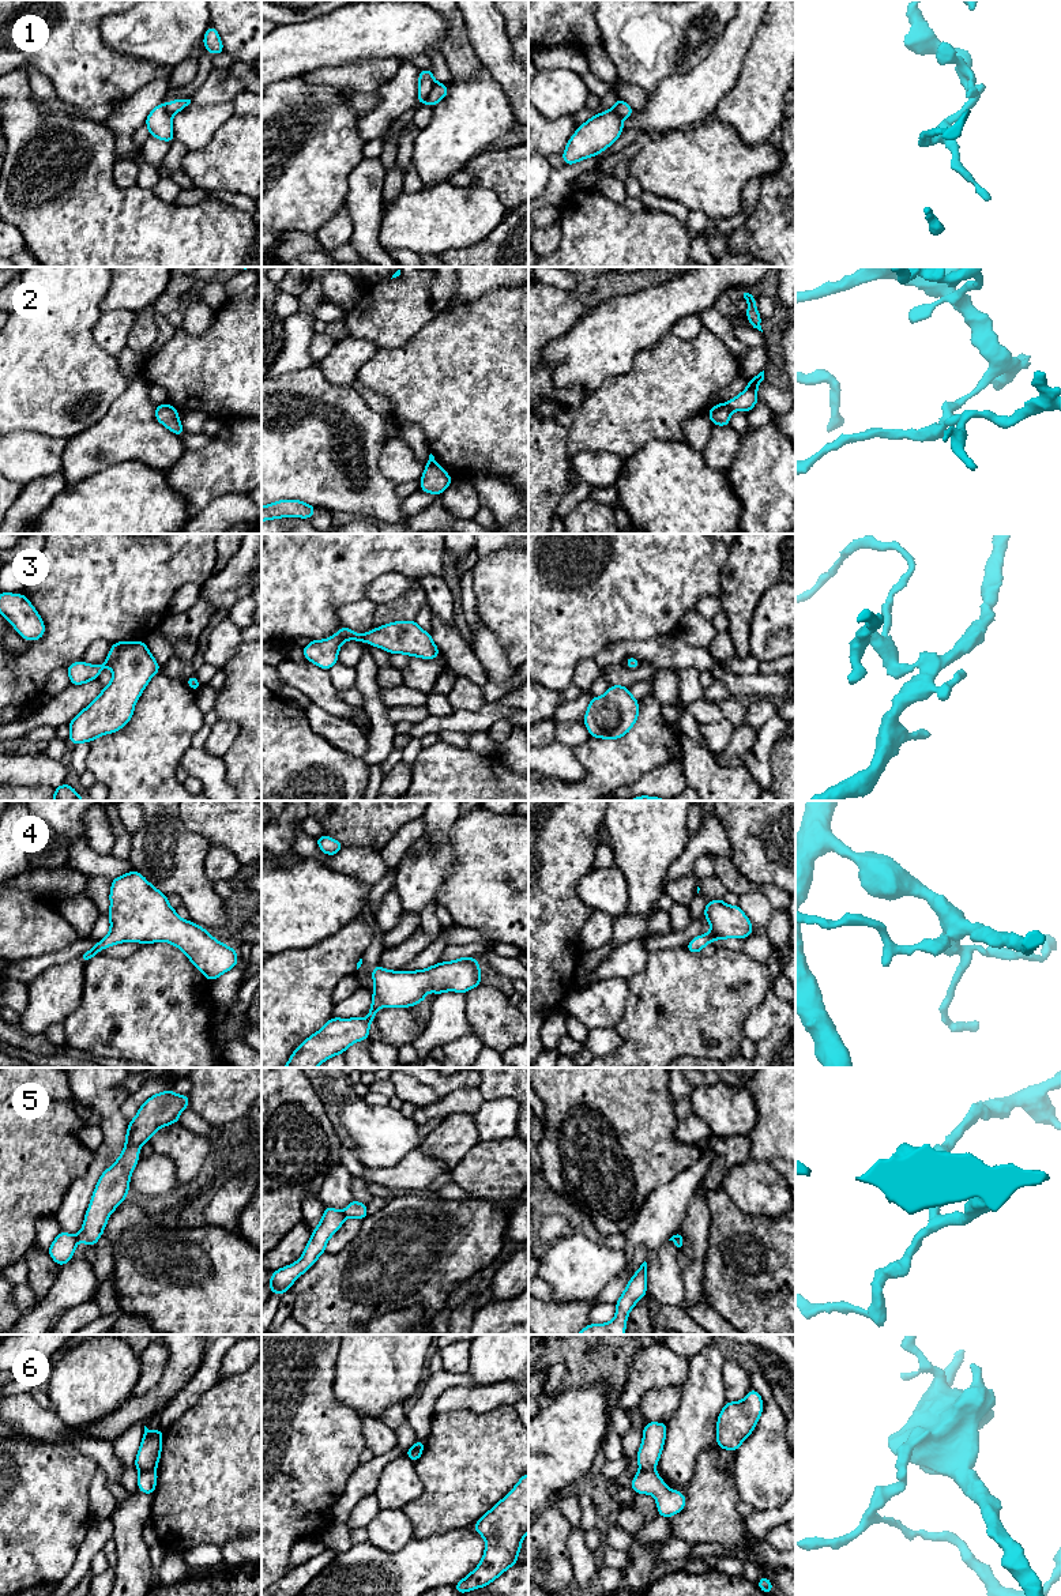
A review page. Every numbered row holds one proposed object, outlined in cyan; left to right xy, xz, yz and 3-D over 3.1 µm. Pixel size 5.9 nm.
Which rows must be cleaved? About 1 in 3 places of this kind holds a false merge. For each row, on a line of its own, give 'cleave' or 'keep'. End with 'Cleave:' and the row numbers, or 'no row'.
1: cleave
2: cleave
3: keep
4: keep
5: cleave
6: cleave
Cleave: 1, 2, 5, 6

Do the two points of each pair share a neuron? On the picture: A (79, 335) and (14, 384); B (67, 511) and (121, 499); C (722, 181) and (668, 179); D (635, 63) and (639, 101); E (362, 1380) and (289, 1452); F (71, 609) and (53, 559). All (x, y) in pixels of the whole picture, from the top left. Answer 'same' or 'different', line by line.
A: same
B: same
C: same
D: different
E: different
F: same

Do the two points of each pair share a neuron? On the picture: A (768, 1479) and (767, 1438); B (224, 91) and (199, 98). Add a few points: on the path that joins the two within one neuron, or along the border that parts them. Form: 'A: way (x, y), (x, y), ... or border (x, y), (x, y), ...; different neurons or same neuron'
A: way (767, 1470), (767, 1448); same neuron
B: way (218, 91), (204, 96); same neuron

